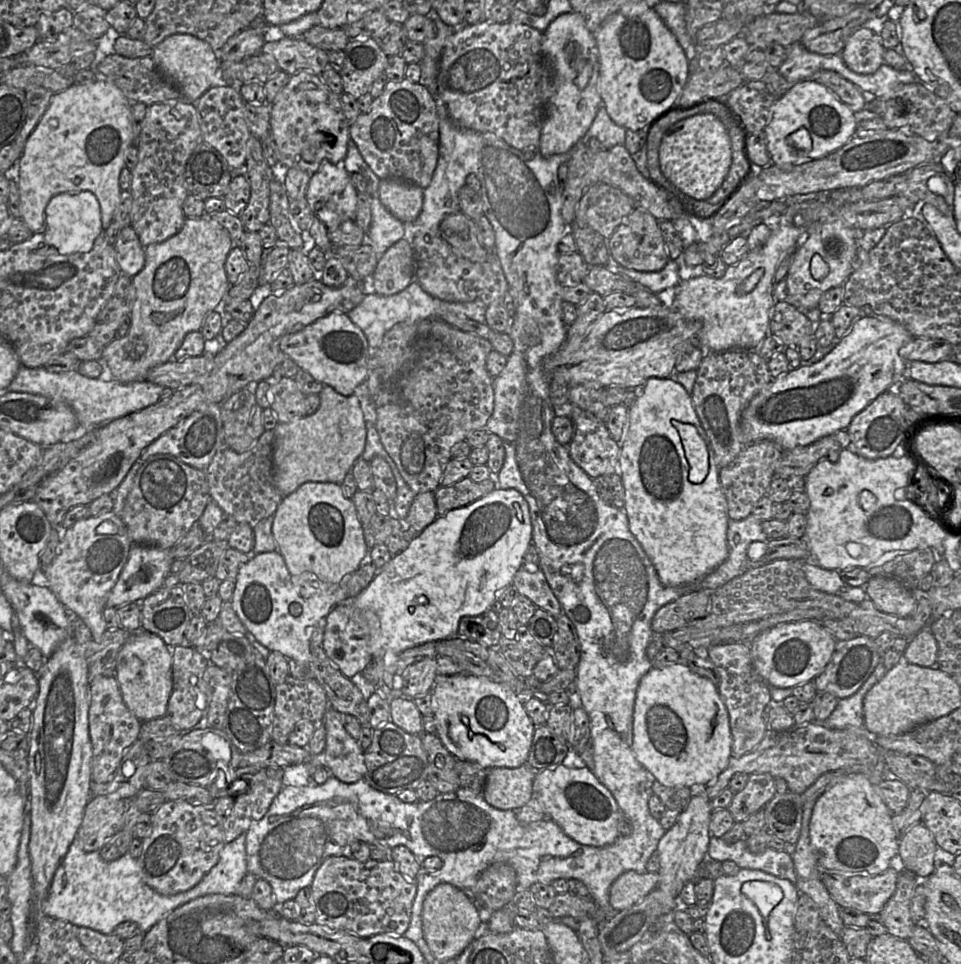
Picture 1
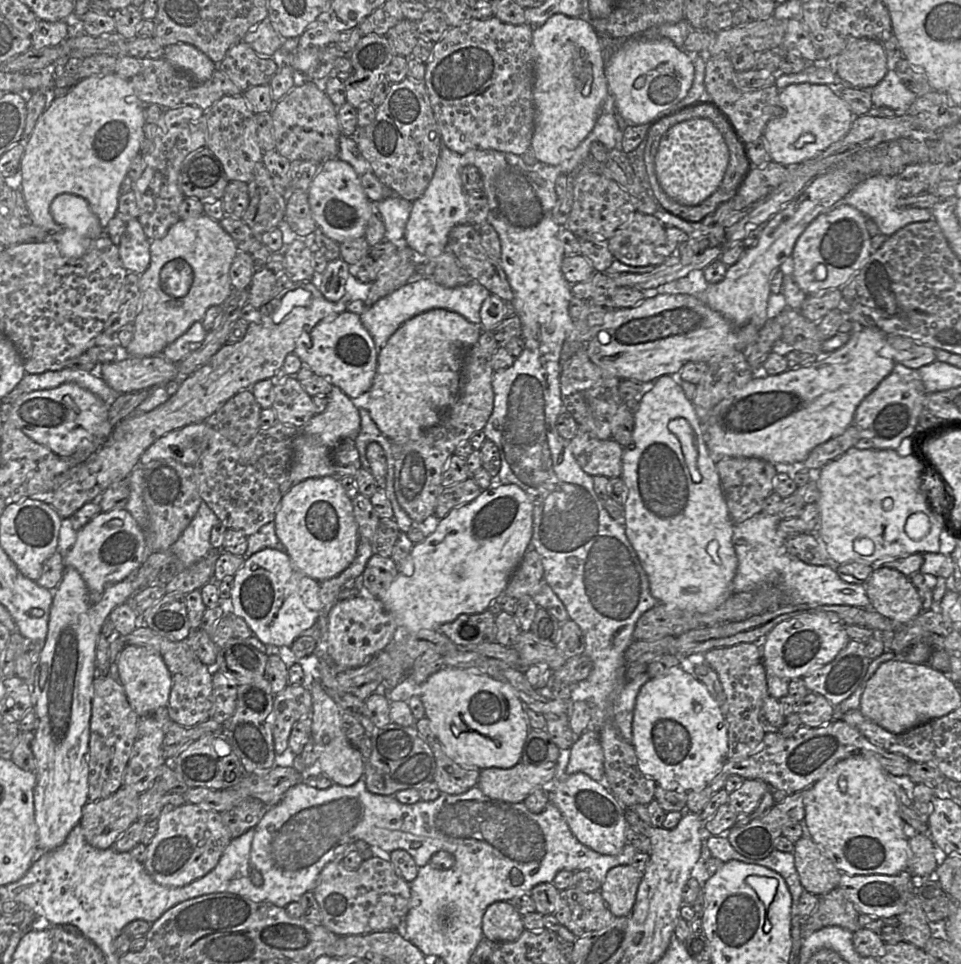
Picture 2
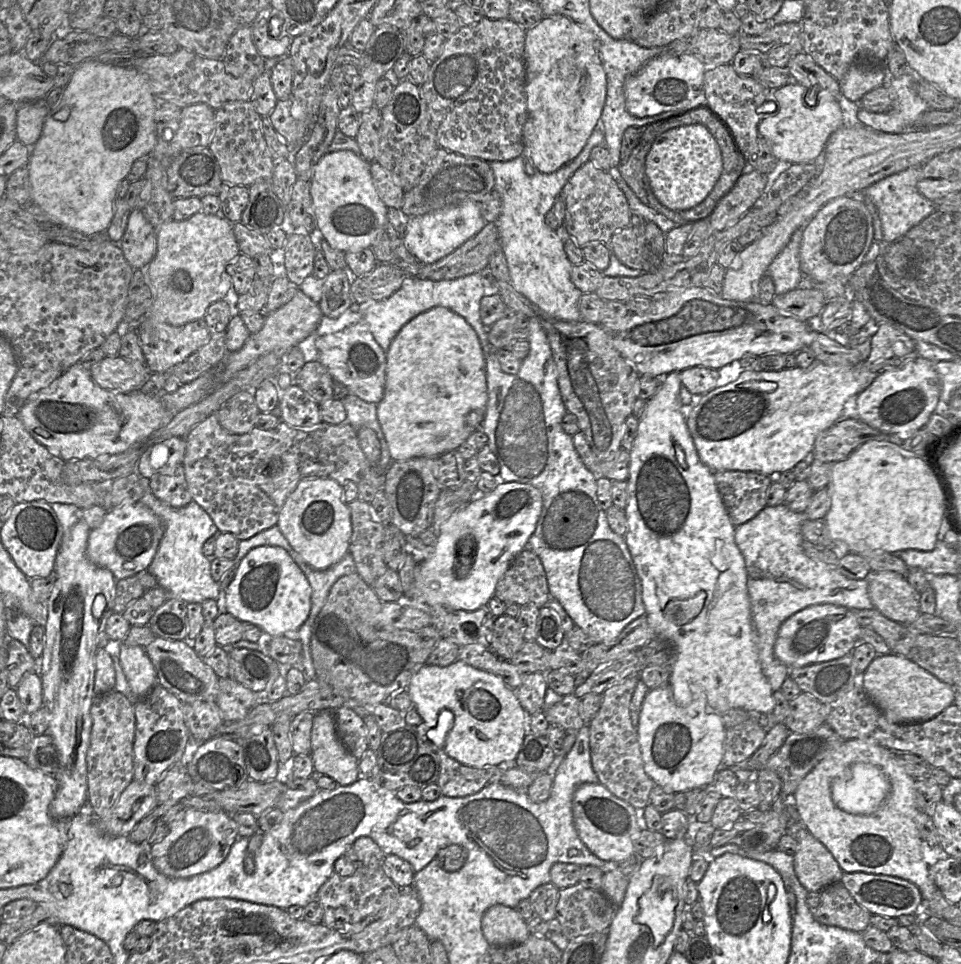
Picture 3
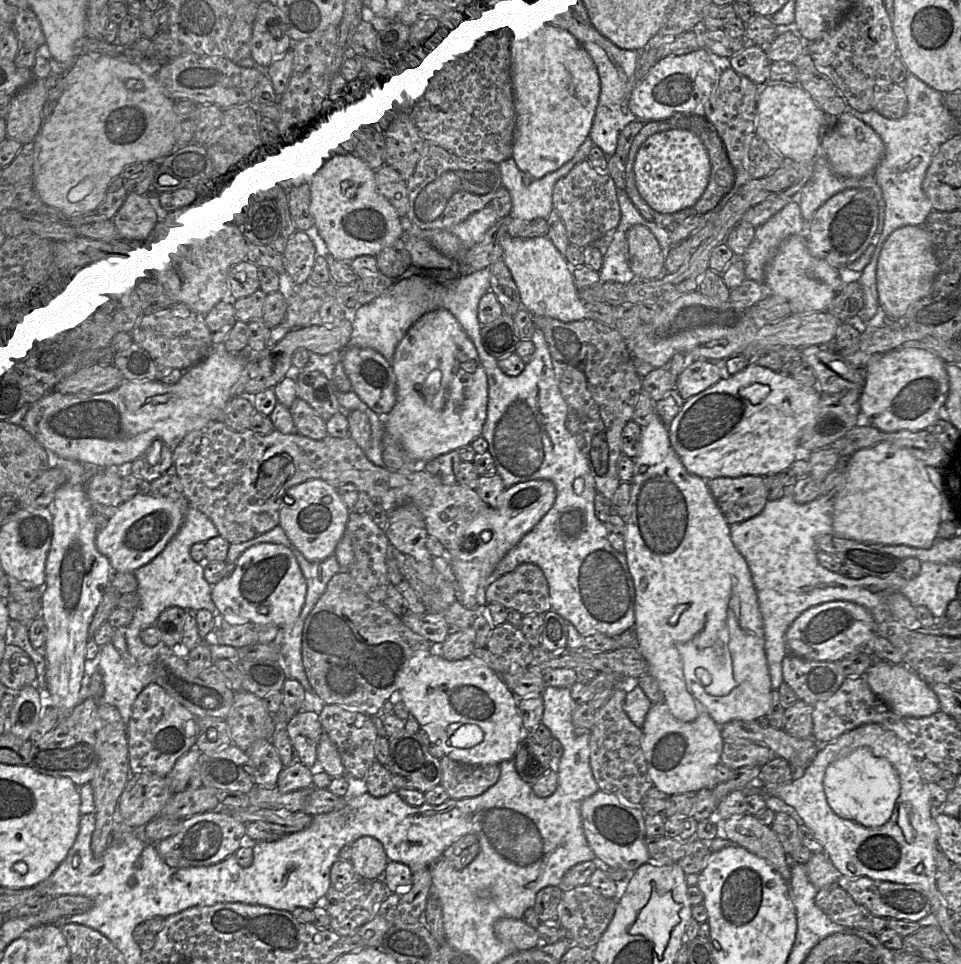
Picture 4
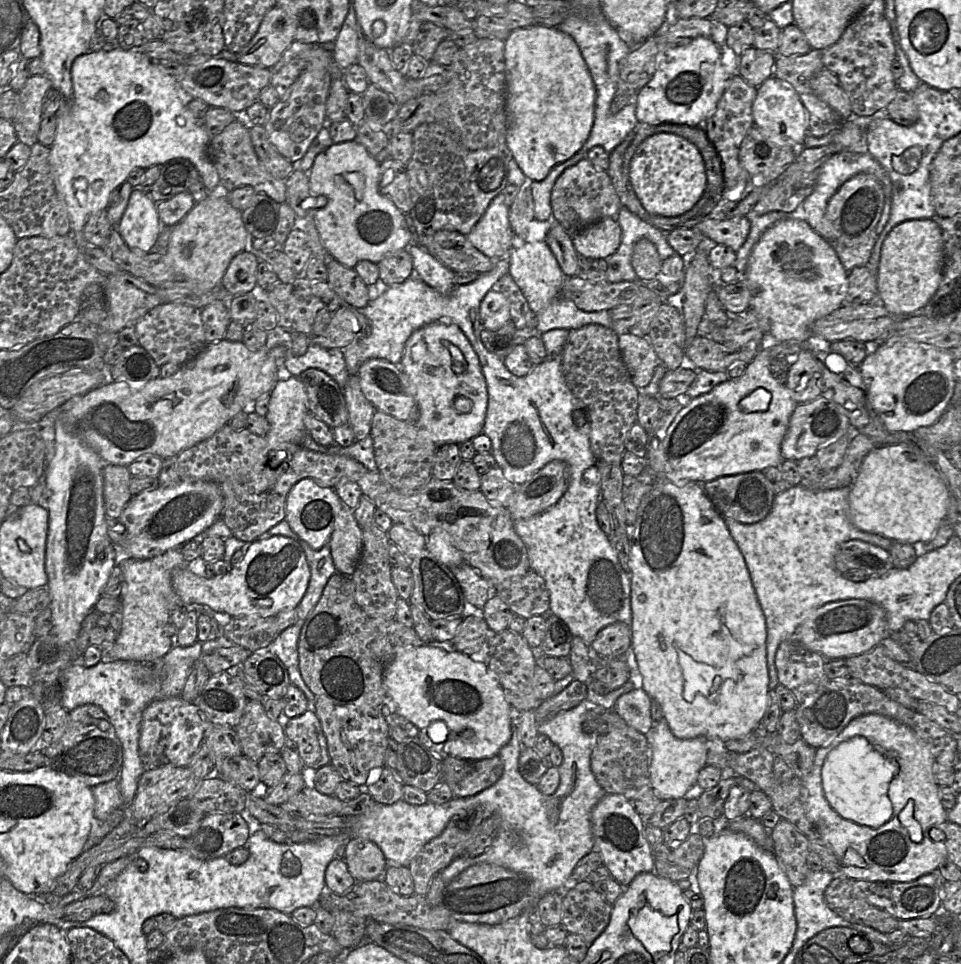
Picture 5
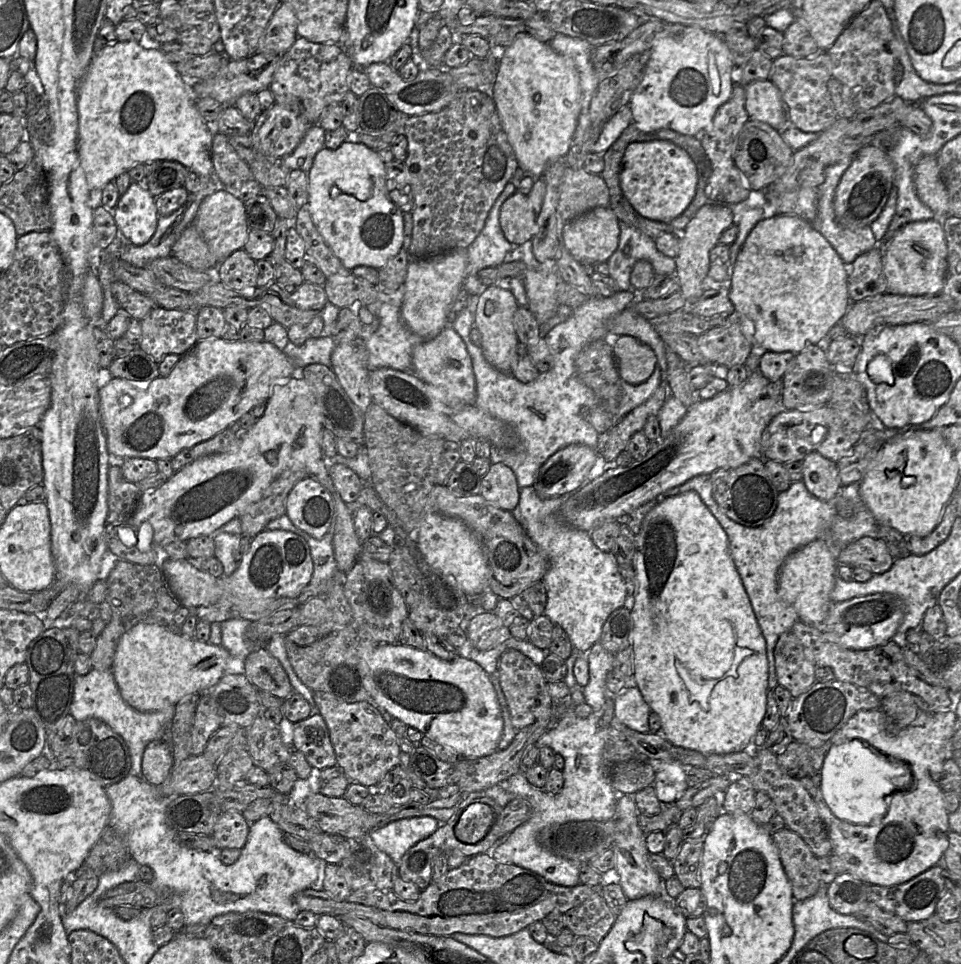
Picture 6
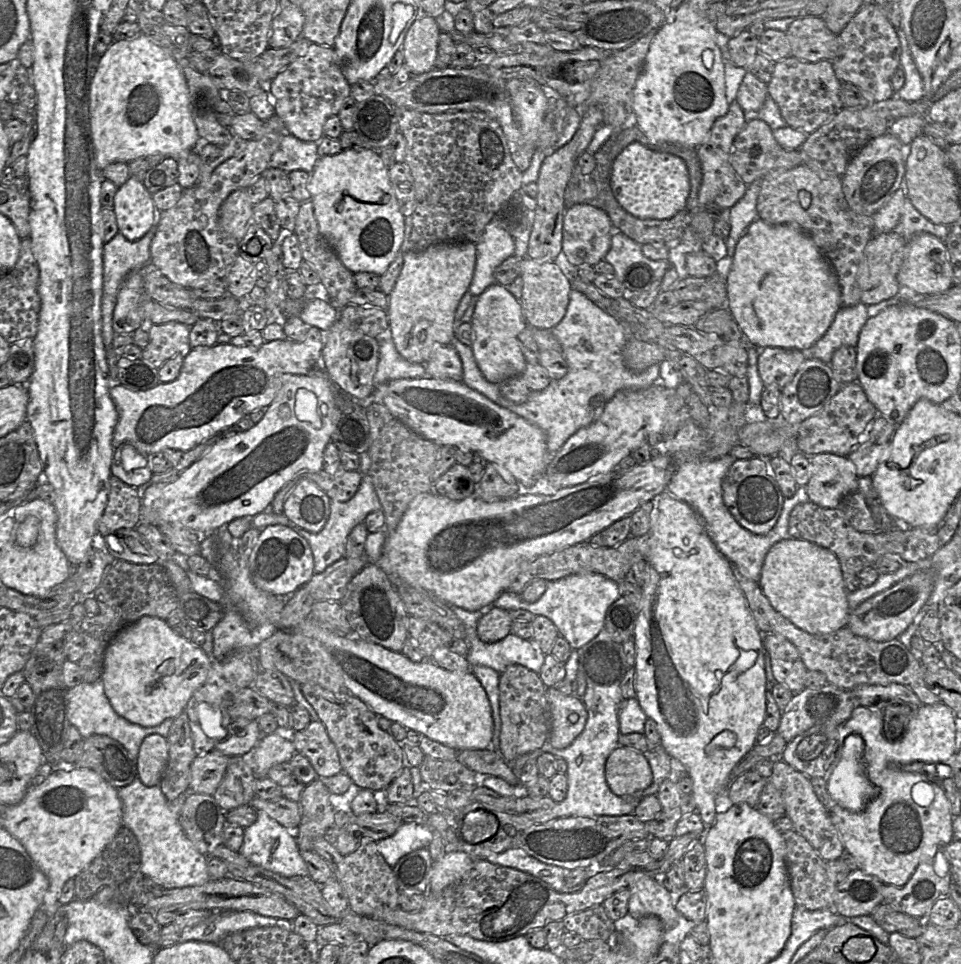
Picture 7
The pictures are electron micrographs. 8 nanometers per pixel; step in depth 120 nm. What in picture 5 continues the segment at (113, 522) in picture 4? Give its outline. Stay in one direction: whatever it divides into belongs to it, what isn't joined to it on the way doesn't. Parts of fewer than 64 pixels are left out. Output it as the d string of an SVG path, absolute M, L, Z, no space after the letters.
M212 481L180 482L170 487L158 487L132 496L119 516L124 526L124 548L129 558L151 559L173 548L180 548L196 538L221 517L224 497L219 484Z

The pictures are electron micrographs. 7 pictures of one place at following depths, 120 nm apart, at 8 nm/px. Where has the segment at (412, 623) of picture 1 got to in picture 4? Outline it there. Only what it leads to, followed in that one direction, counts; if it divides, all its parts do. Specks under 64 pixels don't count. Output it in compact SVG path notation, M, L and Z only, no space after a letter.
M545 479L530 480L522 483L518 483L511 487L506 487L503 493L498 497L497 507L486 507L479 515L473 520L473 522L464 531L464 536L467 537L463 545L466 545L467 539L474 539L481 537L481 543L477 550L468 554L462 552L455 552L455 557L450 557L452 571L458 582L457 601L467 609L473 609L479 605L486 606L485 589L487 585L487 579L492 574L499 561L521 540L521 538L527 534L551 509L556 499L556 488L554 484Z

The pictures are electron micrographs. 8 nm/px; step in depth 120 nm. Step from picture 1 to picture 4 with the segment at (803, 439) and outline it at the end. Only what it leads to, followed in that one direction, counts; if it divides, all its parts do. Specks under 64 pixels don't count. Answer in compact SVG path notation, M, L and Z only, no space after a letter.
M756 363L686 400L668 426L670 443L686 470L705 480L777 475L799 455L802 429L815 418L822 391Z

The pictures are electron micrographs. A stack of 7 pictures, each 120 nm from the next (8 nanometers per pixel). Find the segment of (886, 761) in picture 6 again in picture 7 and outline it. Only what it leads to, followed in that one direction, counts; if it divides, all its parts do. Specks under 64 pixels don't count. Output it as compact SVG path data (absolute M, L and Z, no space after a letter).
M859 735L846 737L839 759L826 780L830 797L837 805L852 812L863 811L877 796L877 788L866 773L864 742Z

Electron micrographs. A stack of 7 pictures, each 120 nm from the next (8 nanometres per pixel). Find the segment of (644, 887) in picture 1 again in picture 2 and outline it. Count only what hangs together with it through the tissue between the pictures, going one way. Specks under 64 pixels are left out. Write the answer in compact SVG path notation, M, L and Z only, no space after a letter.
M631 865L616 866L607 872L600 892L615 917L631 914L643 874Z

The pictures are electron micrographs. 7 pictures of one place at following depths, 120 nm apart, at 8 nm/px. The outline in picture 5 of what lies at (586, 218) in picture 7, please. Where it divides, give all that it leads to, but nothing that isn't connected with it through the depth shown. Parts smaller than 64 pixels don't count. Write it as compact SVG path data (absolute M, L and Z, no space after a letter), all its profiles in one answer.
M606 217L572 236L576 252L588 259L605 259L621 243L621 227L616 217Z

